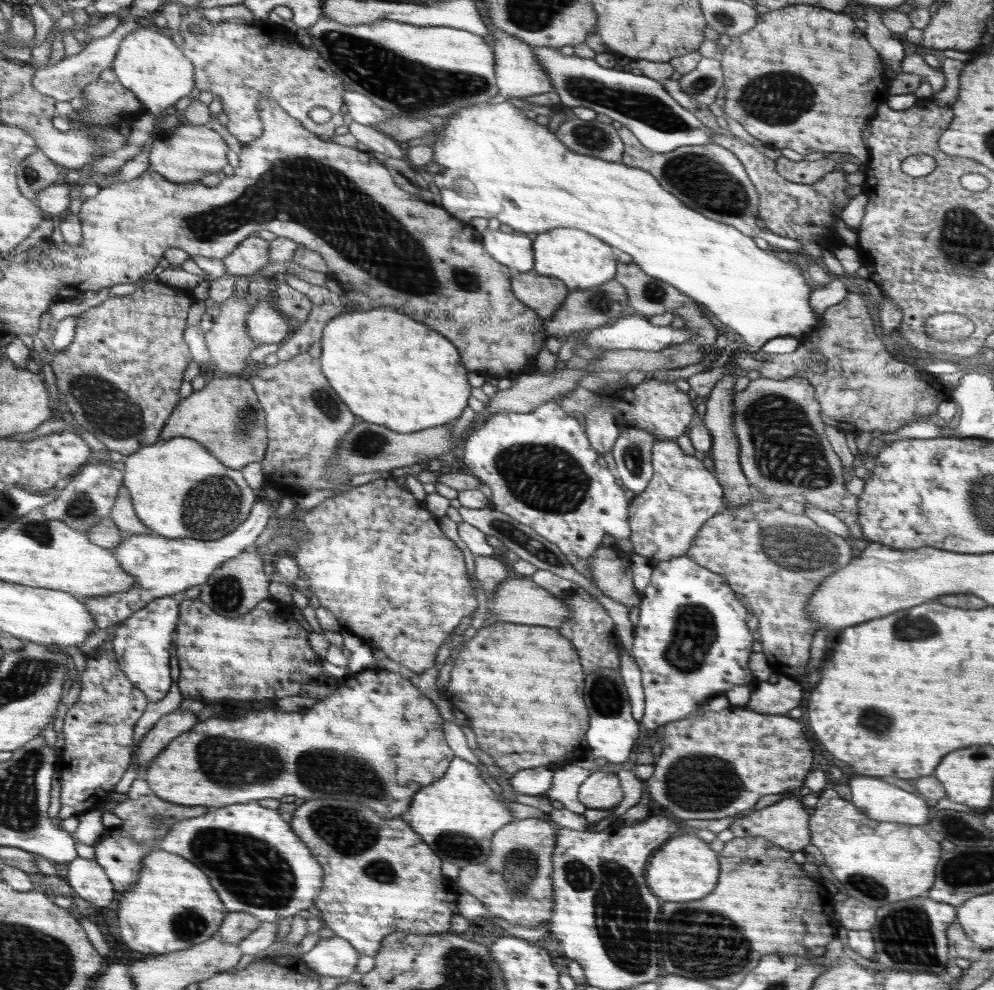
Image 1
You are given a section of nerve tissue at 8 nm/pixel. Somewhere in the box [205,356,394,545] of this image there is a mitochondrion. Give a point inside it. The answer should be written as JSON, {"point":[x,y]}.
{"point":[365,443]}

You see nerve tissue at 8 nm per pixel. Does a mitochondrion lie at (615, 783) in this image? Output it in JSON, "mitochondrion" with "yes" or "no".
{"mitochondrion":"no"}

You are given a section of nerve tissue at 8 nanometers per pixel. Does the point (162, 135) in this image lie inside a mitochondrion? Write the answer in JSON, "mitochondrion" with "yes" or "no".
{"mitochondrion":"no"}

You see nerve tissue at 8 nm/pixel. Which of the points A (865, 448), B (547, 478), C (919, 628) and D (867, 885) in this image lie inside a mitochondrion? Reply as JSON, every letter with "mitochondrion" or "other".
{"A":"other","B":"mitochondrion","C":"mitochondrion","D":"mitochondrion"}

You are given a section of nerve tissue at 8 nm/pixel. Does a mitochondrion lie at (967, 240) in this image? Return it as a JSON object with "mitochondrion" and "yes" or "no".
{"mitochondrion":"yes"}

